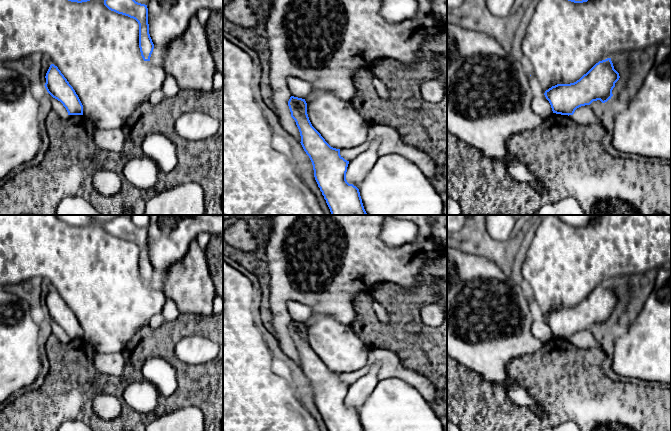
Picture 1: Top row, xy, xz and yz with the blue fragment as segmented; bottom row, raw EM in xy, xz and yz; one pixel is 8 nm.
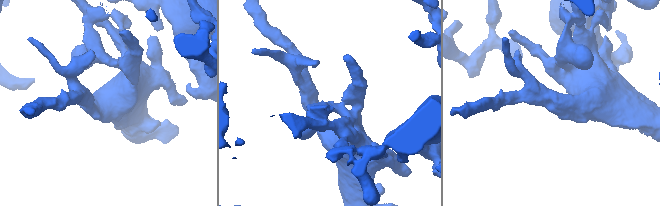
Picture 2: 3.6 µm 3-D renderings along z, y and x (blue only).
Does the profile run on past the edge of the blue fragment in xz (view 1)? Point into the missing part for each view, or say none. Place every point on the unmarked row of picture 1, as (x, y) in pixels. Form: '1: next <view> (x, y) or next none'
1: next none

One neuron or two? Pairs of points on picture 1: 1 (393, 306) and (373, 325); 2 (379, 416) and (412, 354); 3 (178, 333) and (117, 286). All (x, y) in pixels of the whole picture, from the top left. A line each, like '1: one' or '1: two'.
1: one
2: two
3: two

